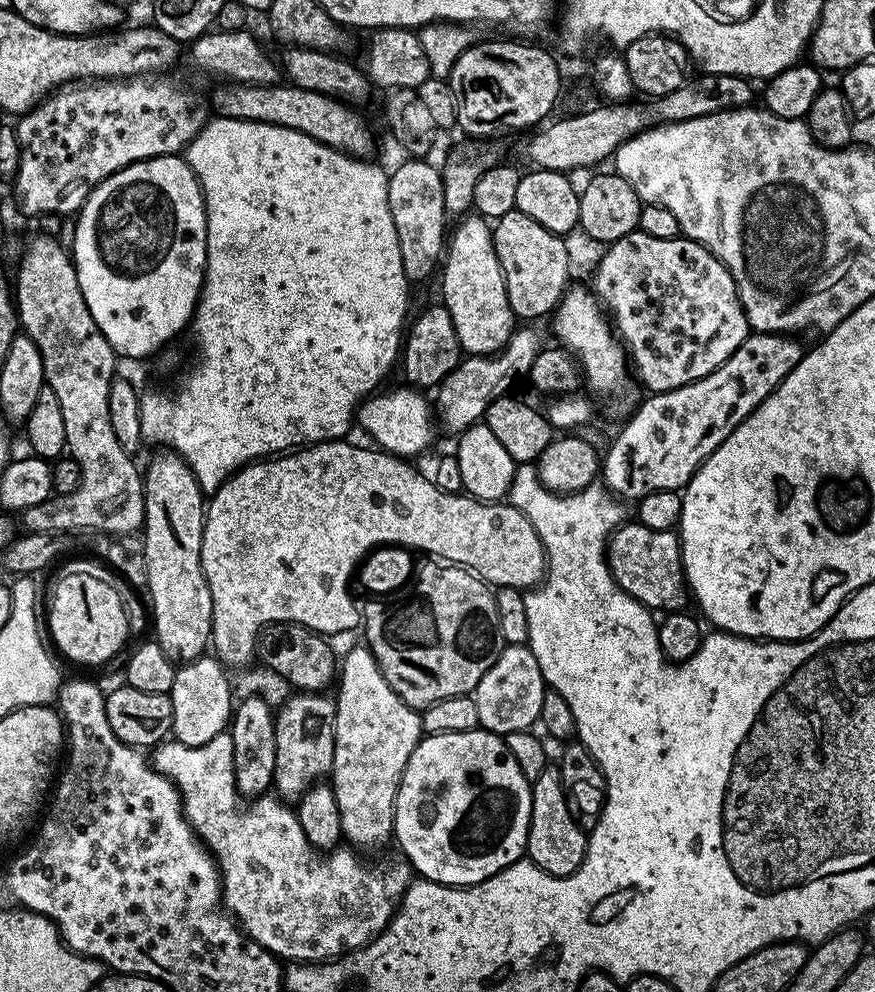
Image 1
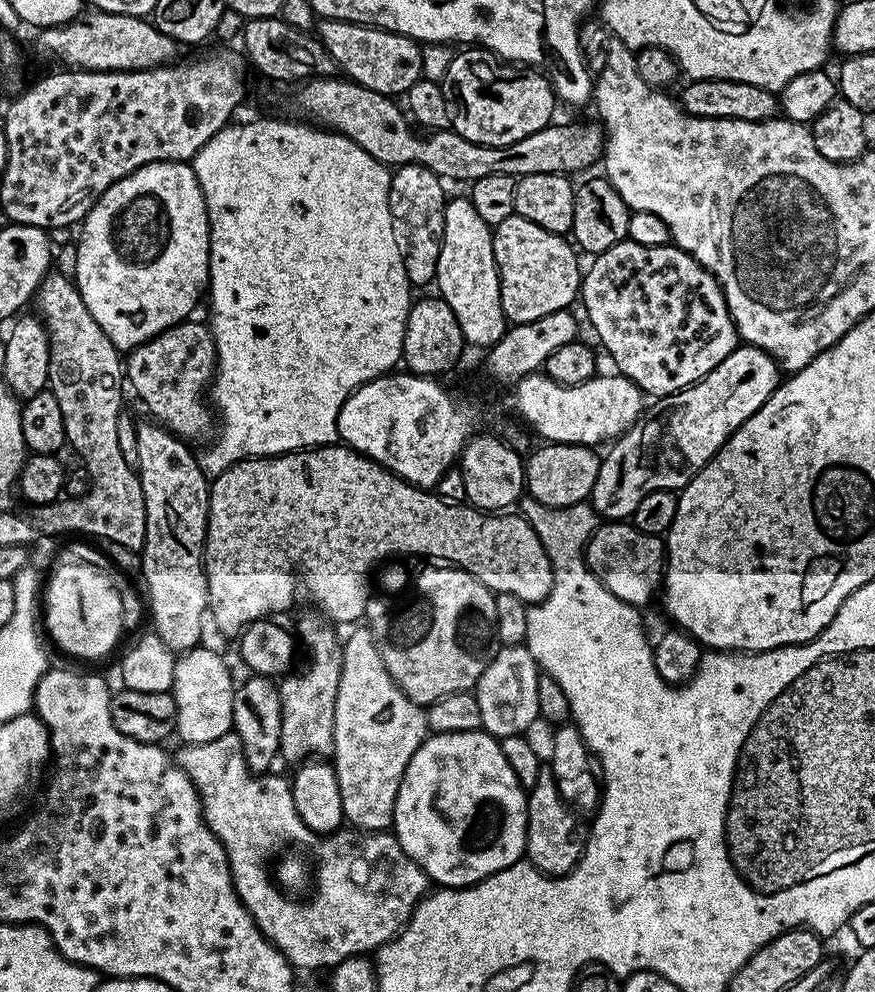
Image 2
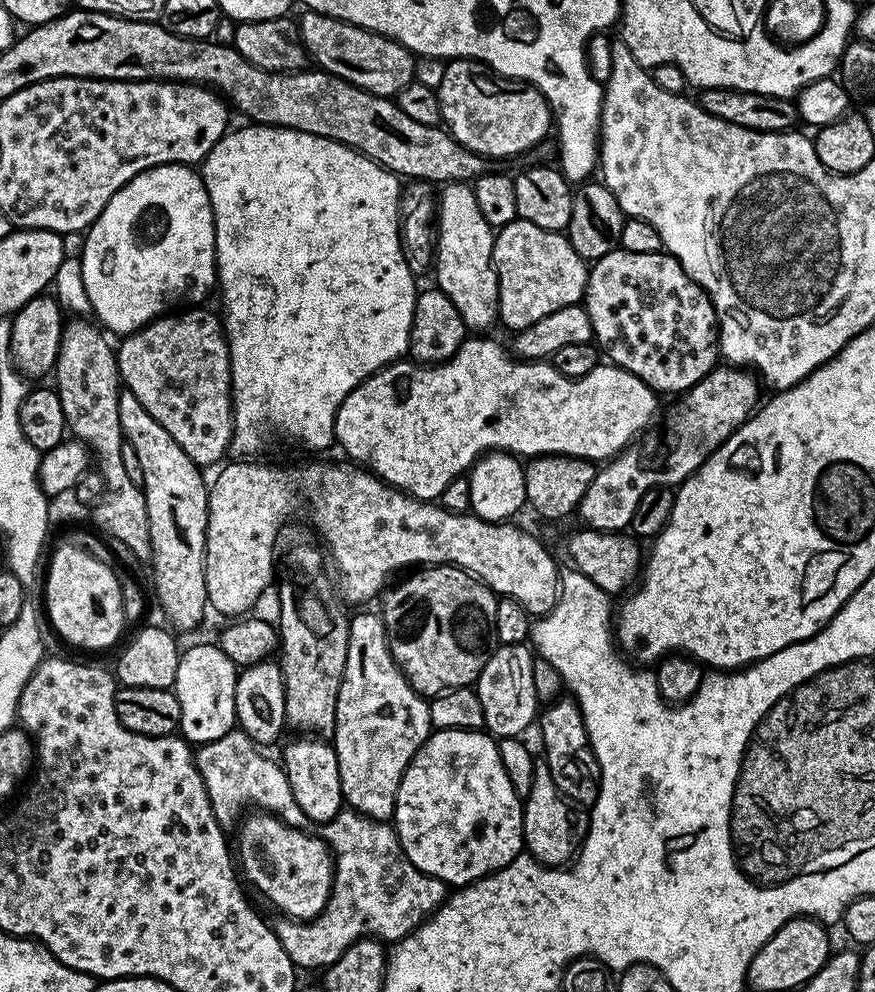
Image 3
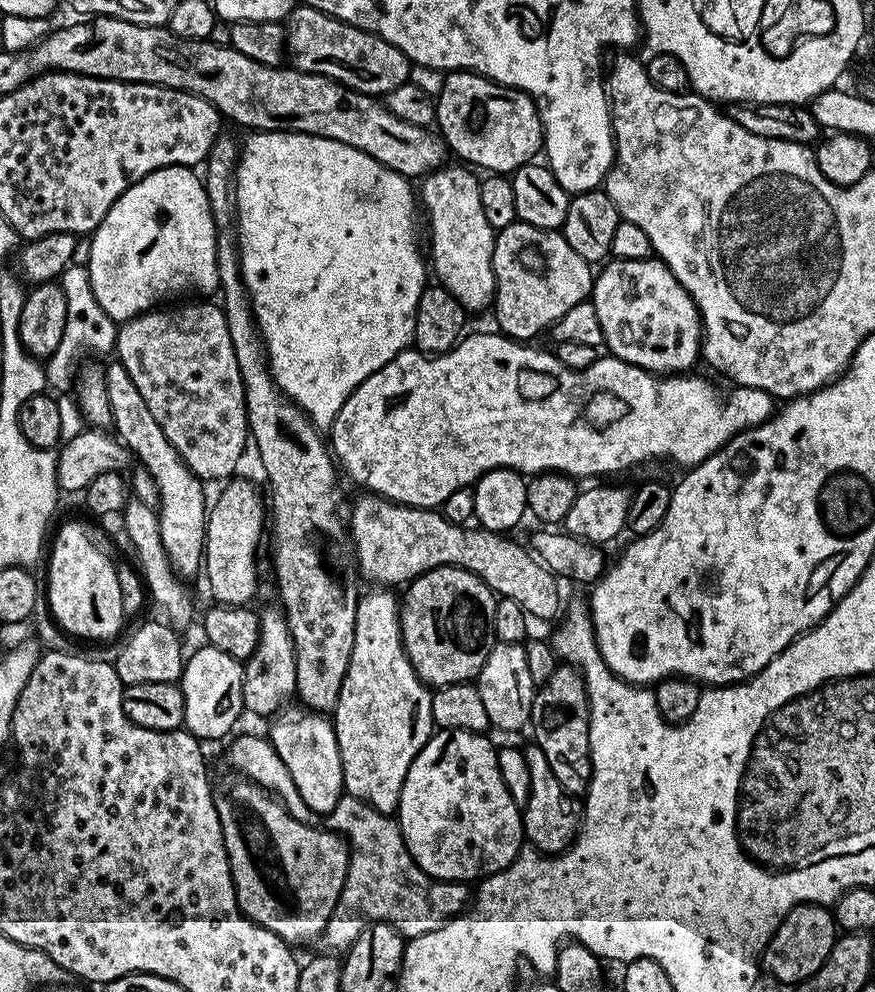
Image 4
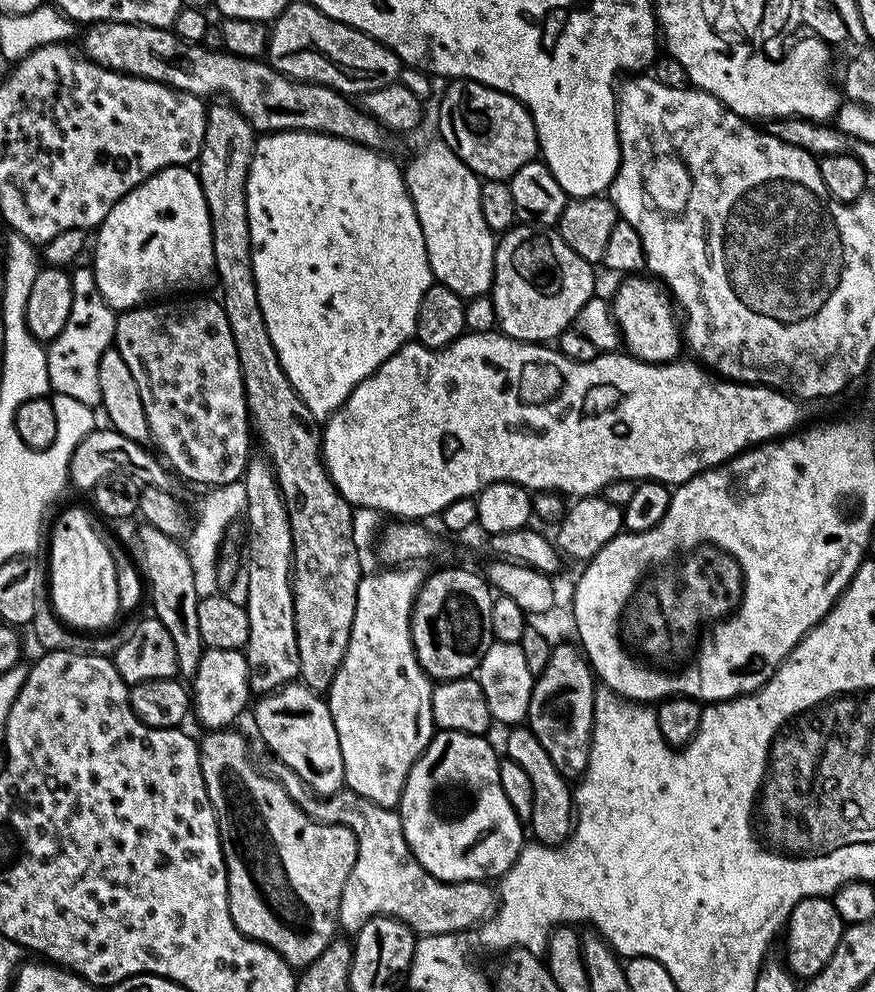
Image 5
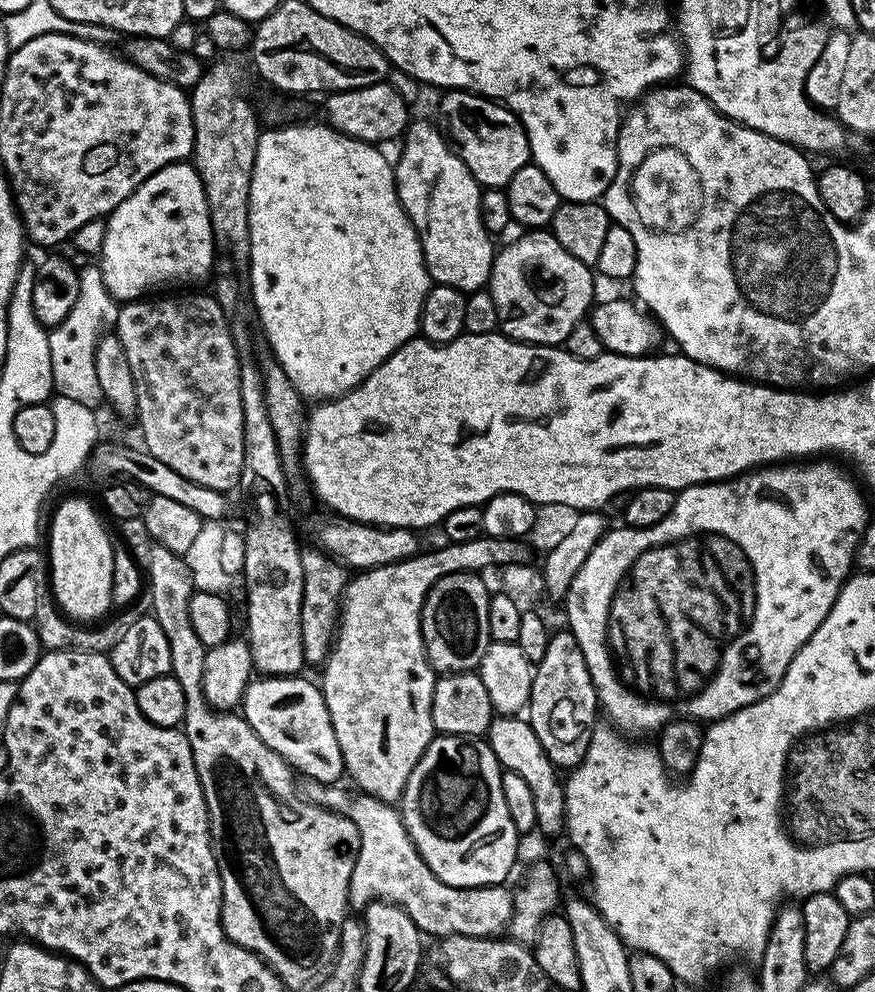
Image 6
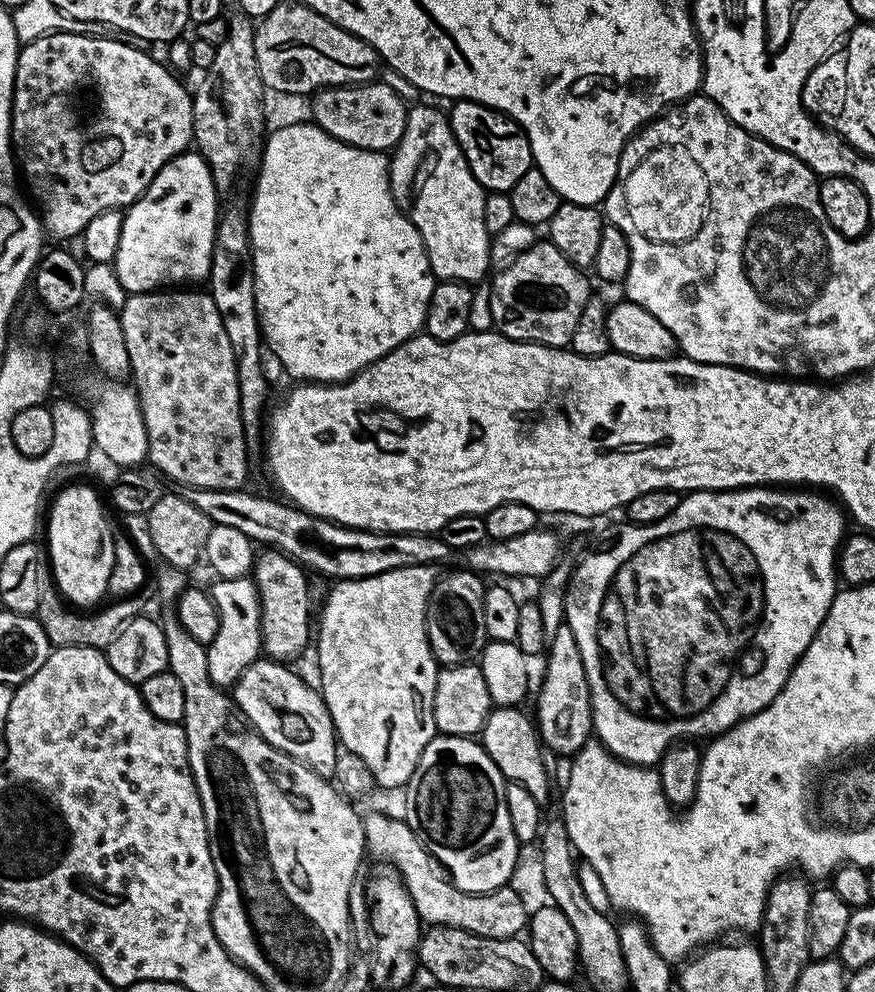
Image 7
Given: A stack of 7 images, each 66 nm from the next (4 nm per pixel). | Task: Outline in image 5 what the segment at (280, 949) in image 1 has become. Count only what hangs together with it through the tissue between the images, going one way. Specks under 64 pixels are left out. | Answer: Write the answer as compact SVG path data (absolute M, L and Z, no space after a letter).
M275 758L269 759L269 761L269 764L266 764L268 775L274 777L286 789L290 798L294 798L297 806L311 820L317 820L323 824L346 826L354 834L356 861L352 867L350 878L346 878L346 886L342 886L342 902L338 906L339 927L343 931L345 928L345 933L355 934L367 920L375 916L392 916L420 936L441 936L451 932L464 934L488 919L498 900L493 885L483 880L449 882L434 878L434 874L427 872L418 862L418 858L414 858L414 854L404 837L399 811L378 806L374 802L370 802L370 798L362 798L362 794L350 790L347 786L327 797L317 796L314 790L310 790L310 786L306 786L306 782L302 782L302 778L298 778L298 774L294 774L294 770L290 770L290 766L286 766L281 760Z

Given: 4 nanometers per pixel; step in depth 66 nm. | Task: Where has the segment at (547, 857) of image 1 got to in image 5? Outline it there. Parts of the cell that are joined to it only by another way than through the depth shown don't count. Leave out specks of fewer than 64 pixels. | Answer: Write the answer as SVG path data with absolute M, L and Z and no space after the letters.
M516 726L511 729L508 741L504 744L503 755L507 759L518 762L522 770L526 770L526 775L530 778L530 786L534 786L534 810L526 822L530 829L530 836L535 843L541 846L563 846L572 839L572 829L574 827L574 788L569 777L564 776L550 762L550 754L546 754L542 742L532 733L527 726Z

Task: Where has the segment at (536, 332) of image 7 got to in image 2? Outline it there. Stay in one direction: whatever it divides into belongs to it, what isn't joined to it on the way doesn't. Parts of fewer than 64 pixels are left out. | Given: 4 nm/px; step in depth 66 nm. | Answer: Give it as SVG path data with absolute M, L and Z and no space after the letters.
M513 214L506 222L495 225L492 245L496 267L500 269L500 297L505 321L512 324L534 322L546 318L546 314L571 309L571 304L577 303L582 279L581 257L561 233L542 230L542 226Z

